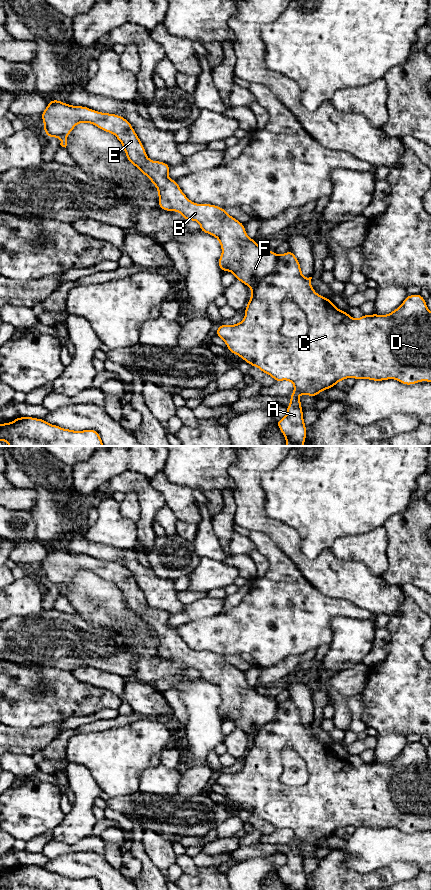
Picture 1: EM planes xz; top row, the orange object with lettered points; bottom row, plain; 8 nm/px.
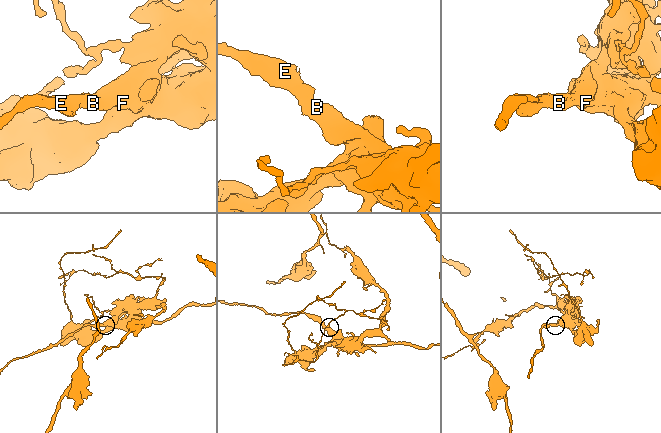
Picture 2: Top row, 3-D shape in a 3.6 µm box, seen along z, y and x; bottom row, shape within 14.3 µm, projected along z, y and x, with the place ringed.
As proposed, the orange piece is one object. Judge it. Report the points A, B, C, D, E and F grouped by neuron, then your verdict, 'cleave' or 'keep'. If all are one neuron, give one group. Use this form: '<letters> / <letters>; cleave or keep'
A B C D E F; keep

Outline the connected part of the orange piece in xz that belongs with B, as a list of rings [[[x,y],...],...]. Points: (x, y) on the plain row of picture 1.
[[[61,548],[49,549],[47,556],[40,563],[44,570],[43,578],[48,586],[58,585],[61,588],[60,593],[65,596],[67,584],[78,571],[91,571],[105,580],[114,582],[121,590],[127,608],[147,624],[157,636],[160,657],[179,660],[186,669],[197,669],[202,680],[219,688],[222,702],[218,713],[221,719],[233,721],[236,728],[247,733],[252,741],[245,755],[244,767],[235,773],[220,773],[216,777],[216,783],[225,790],[231,801],[240,804],[250,814],[255,814],[272,824],[275,830],[288,828],[294,833],[293,842],[289,844],[291,851],[286,855],[287,862],[276,870],[286,890],[305,890],[306,888],[307,876],[299,842],[316,845],[320,840],[334,835],[348,825],[372,829],[395,827],[404,833],[413,833],[421,829],[431,830],[431,759],[426,754],[426,747],[420,742],[406,744],[403,751],[387,763],[364,762],[359,767],[354,767],[348,760],[339,758],[329,746],[315,740],[311,734],[312,725],[305,726],[302,723],[300,711],[291,698],[278,704],[275,700],[259,694],[256,688],[250,687],[244,672],[228,663],[225,656],[190,649],[180,637],[177,628],[168,626],[171,614],[161,609],[152,609],[147,605],[142,590],[125,566],[84,554],[65,552]]]

